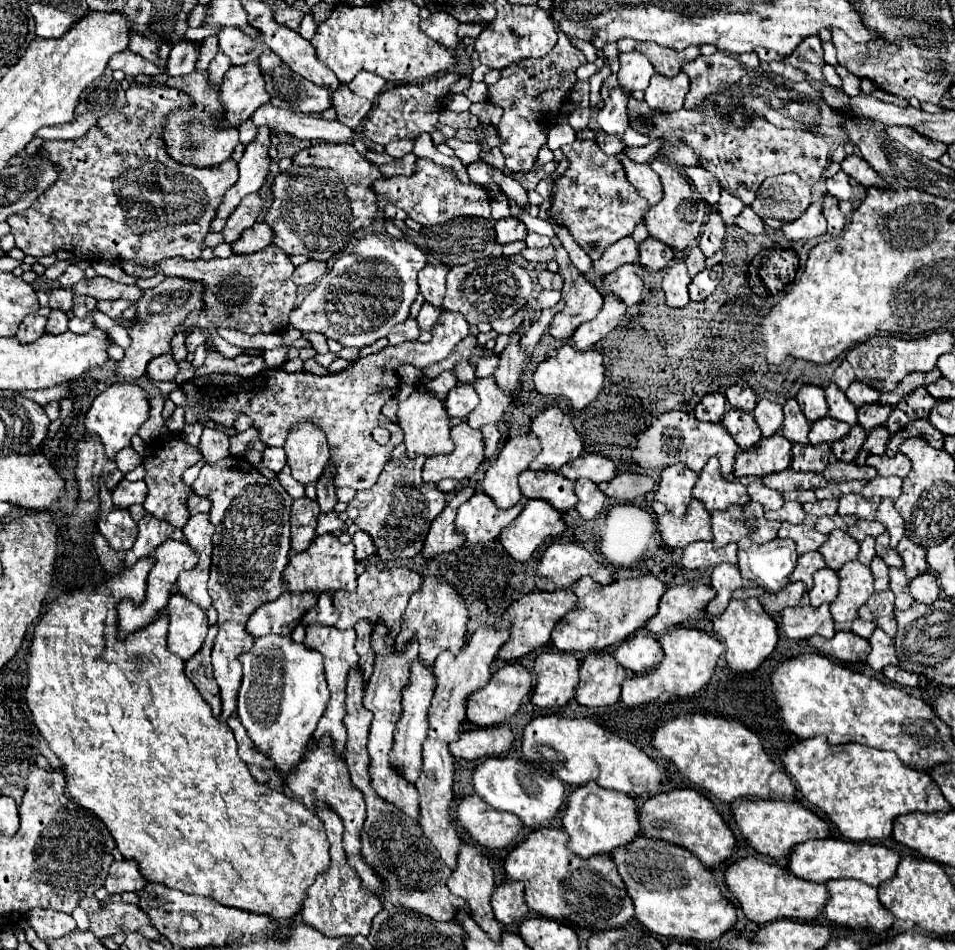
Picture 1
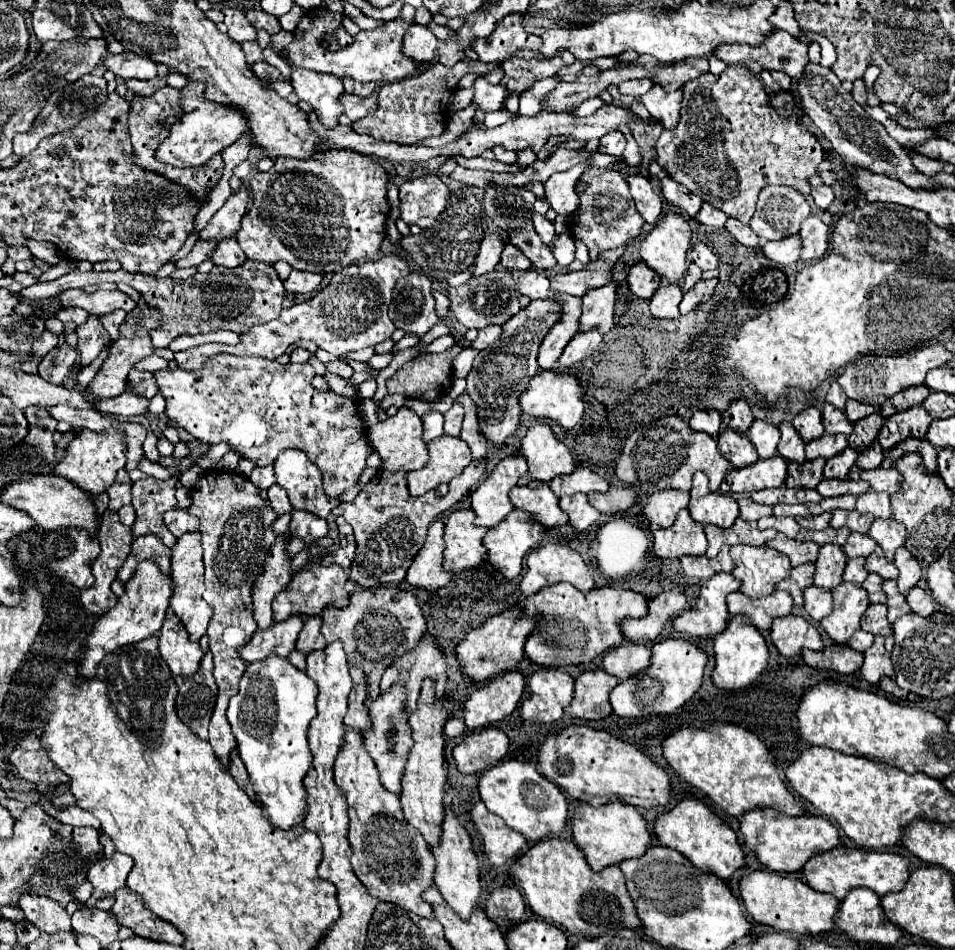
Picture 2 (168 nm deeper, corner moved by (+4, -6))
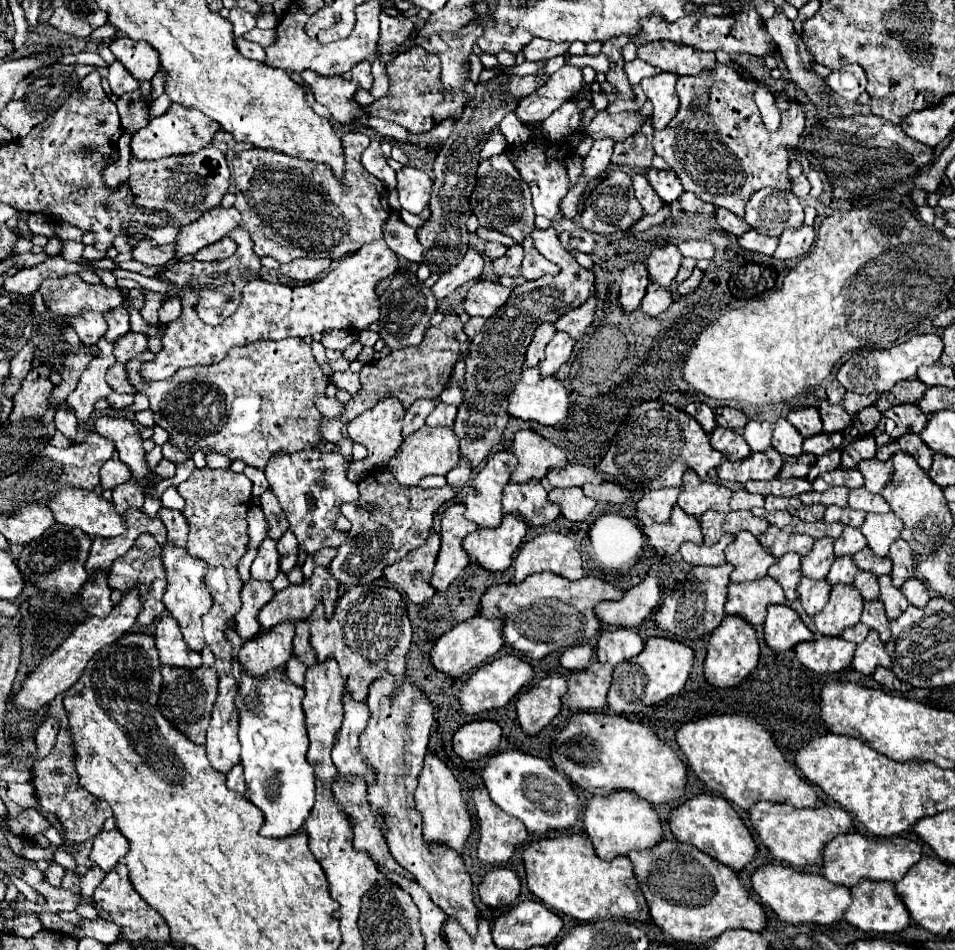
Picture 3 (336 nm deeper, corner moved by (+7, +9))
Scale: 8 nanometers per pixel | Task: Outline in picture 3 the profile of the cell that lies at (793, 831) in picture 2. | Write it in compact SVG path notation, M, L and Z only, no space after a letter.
M759 802L749 810L751 824L759 834L761 842L771 850L771 854L787 862L795 868L815 866L823 862L823 848L829 840L839 834L847 834L853 830L853 818L839 806L819 806L819 808L793 808L789 804L775 804L775 802Z

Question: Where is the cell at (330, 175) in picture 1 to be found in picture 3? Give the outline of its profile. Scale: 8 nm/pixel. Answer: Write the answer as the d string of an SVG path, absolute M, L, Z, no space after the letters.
M345 134L345 164L347 164L347 180L343 180L349 188L343 188L323 164L307 164L305 160L295 160L291 156L283 156L281 152L267 150L245 150L235 154L233 158L233 180L235 180L235 208L241 212L241 228L251 232L255 242L257 256L273 256L277 262L285 264L295 258L343 258L355 254L363 244L371 240L383 238L383 224L391 214L387 204L387 188L381 180L371 176L363 164L361 154L369 146L371 138L365 134Z

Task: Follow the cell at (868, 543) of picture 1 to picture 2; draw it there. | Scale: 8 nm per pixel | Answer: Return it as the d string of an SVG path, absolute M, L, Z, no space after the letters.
M854 557L854 559L850 559L848 565L846 565L846 571L844 571L844 581L852 581L852 583L856 583L856 585L862 585L862 581L864 581L866 575L868 575L864 563L866 563L864 557Z

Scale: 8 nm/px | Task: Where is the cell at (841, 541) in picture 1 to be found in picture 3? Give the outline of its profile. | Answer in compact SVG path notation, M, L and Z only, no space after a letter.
M831 538L817 540L813 544L813 550L801 558L801 574L811 580L823 580L827 576L827 568L835 562L833 554L833 542Z

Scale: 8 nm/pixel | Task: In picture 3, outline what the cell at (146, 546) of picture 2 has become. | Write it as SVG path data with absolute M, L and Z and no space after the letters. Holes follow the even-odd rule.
M143 534L143 536L139 536L139 538L135 540L133 548L131 548L127 554L119 556L119 558L113 562L113 566L111 566L109 574L107 574L107 584L109 584L109 588L121 590L123 594L127 594L127 592L131 592L131 590L139 590L139 598L141 598L141 604L143 604L143 610L141 610L141 614L137 616L137 626L139 626L139 628L147 628L155 618L161 618L161 616L165 614L165 606L163 606L161 598L163 598L163 592L165 592L167 580L165 580L165 572L163 572L163 564L161 564L161 562L163 562L163 560L161 560L161 546L155 542L155 538ZM135 562L141 564L141 570L137 570L137 568L133 566Z

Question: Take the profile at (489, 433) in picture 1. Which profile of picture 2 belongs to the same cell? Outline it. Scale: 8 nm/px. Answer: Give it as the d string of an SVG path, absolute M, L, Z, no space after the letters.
M486 457L470 463L462 471L462 475L454 477L454 481L450 483L450 491L444 497L438 497L434 489L422 497L412 497L406 485L408 473L404 471L390 473L386 469L378 471L366 485L362 485L354 503L352 501L340 503L332 511L334 515L344 517L344 521L352 525L356 535L358 549L354 563L350 567L350 579L362 587L380 587L380 585L404 581L412 559L424 545L430 521L438 519L446 509L458 503L462 495L474 491L484 477L484 469L486 469Z

